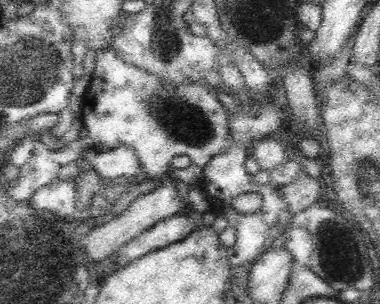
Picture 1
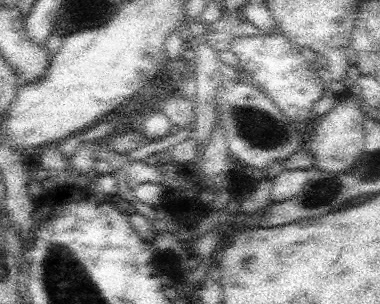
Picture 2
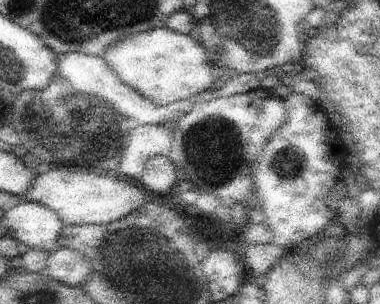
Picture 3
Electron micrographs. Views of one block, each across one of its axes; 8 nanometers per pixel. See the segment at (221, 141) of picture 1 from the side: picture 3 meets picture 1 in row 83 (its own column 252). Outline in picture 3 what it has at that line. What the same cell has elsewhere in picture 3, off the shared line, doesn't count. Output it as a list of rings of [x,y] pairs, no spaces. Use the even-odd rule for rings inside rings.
[[[251,90],[247,94],[229,96],[229,98],[211,98],[209,102],[195,104],[191,112],[187,112],[175,126],[171,148],[167,152],[167,158],[175,166],[175,170],[185,172],[185,180],[191,184],[197,184],[199,192],[211,192],[213,196],[225,202],[241,202],[247,208],[253,204],[253,182],[251,182],[251,170],[253,160],[263,152],[265,144],[269,142],[269,136],[279,130],[287,122],[287,112],[283,98],[279,98],[273,92],[267,90]]]

